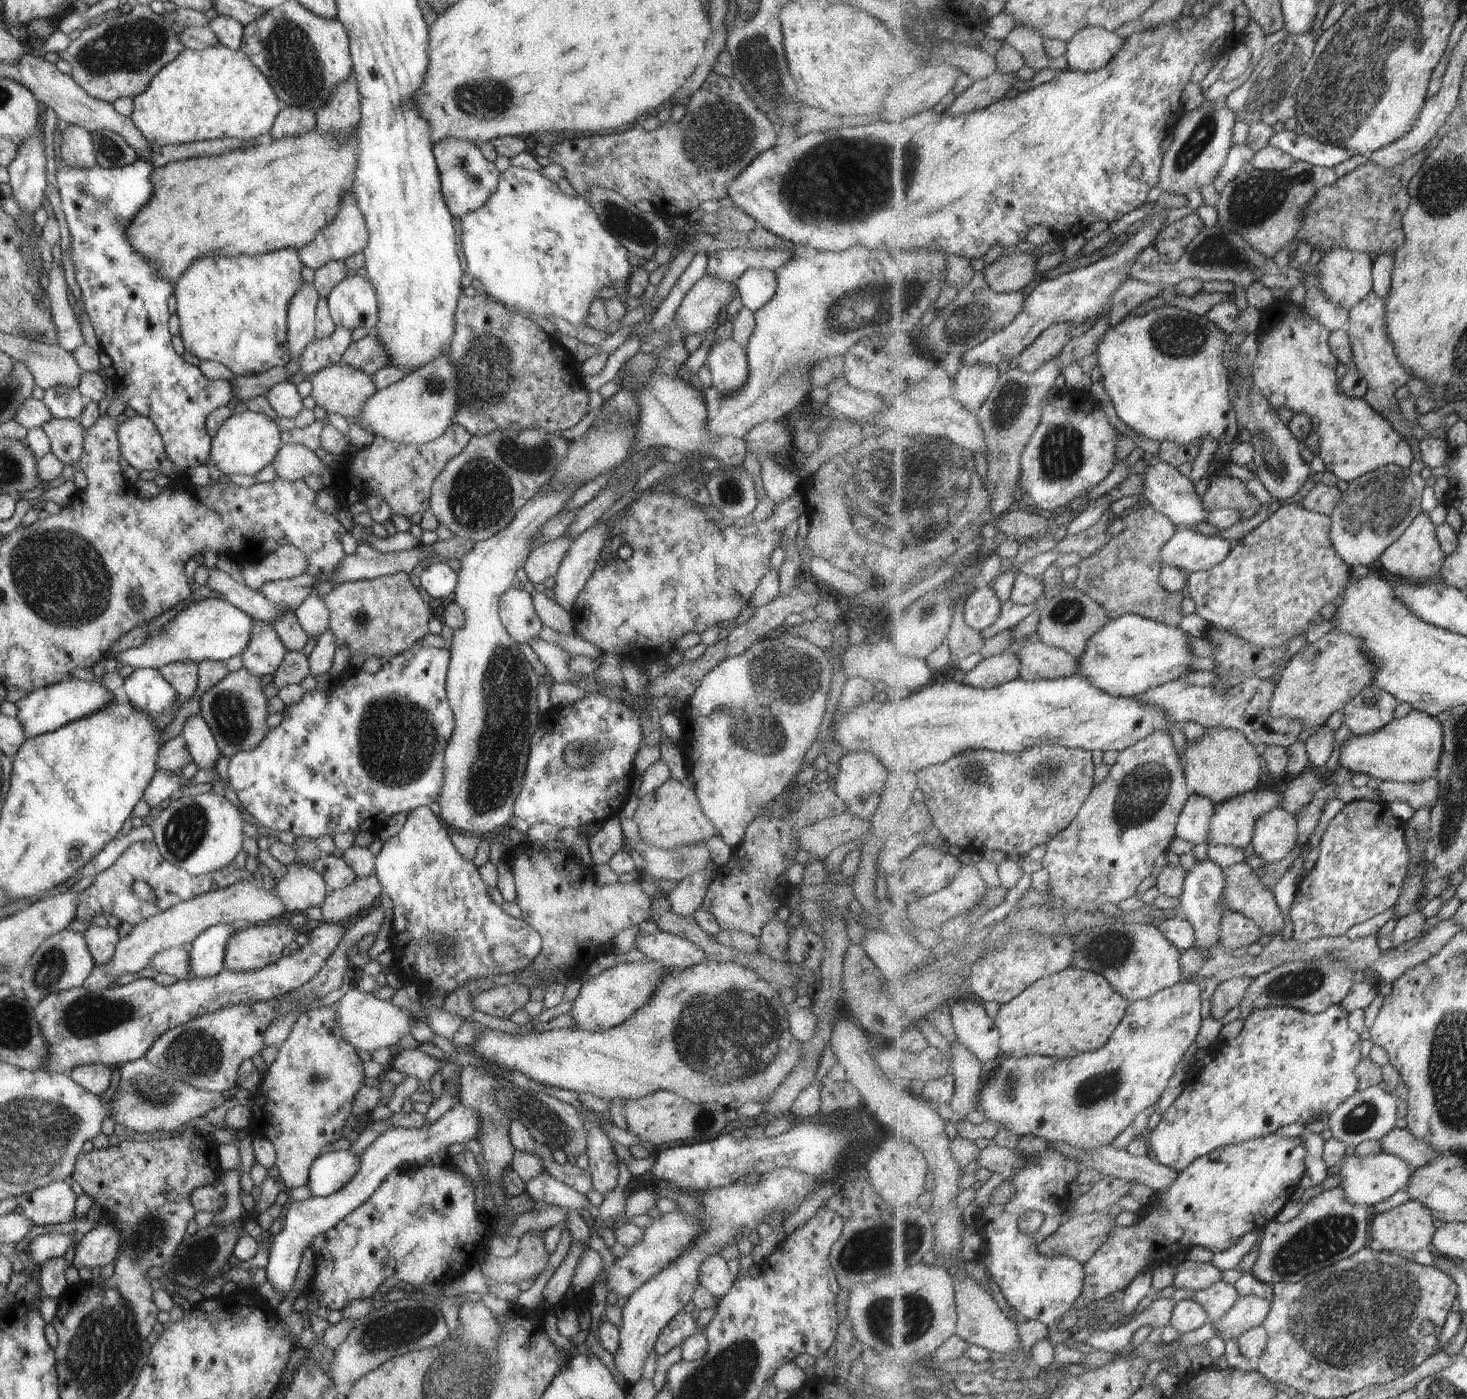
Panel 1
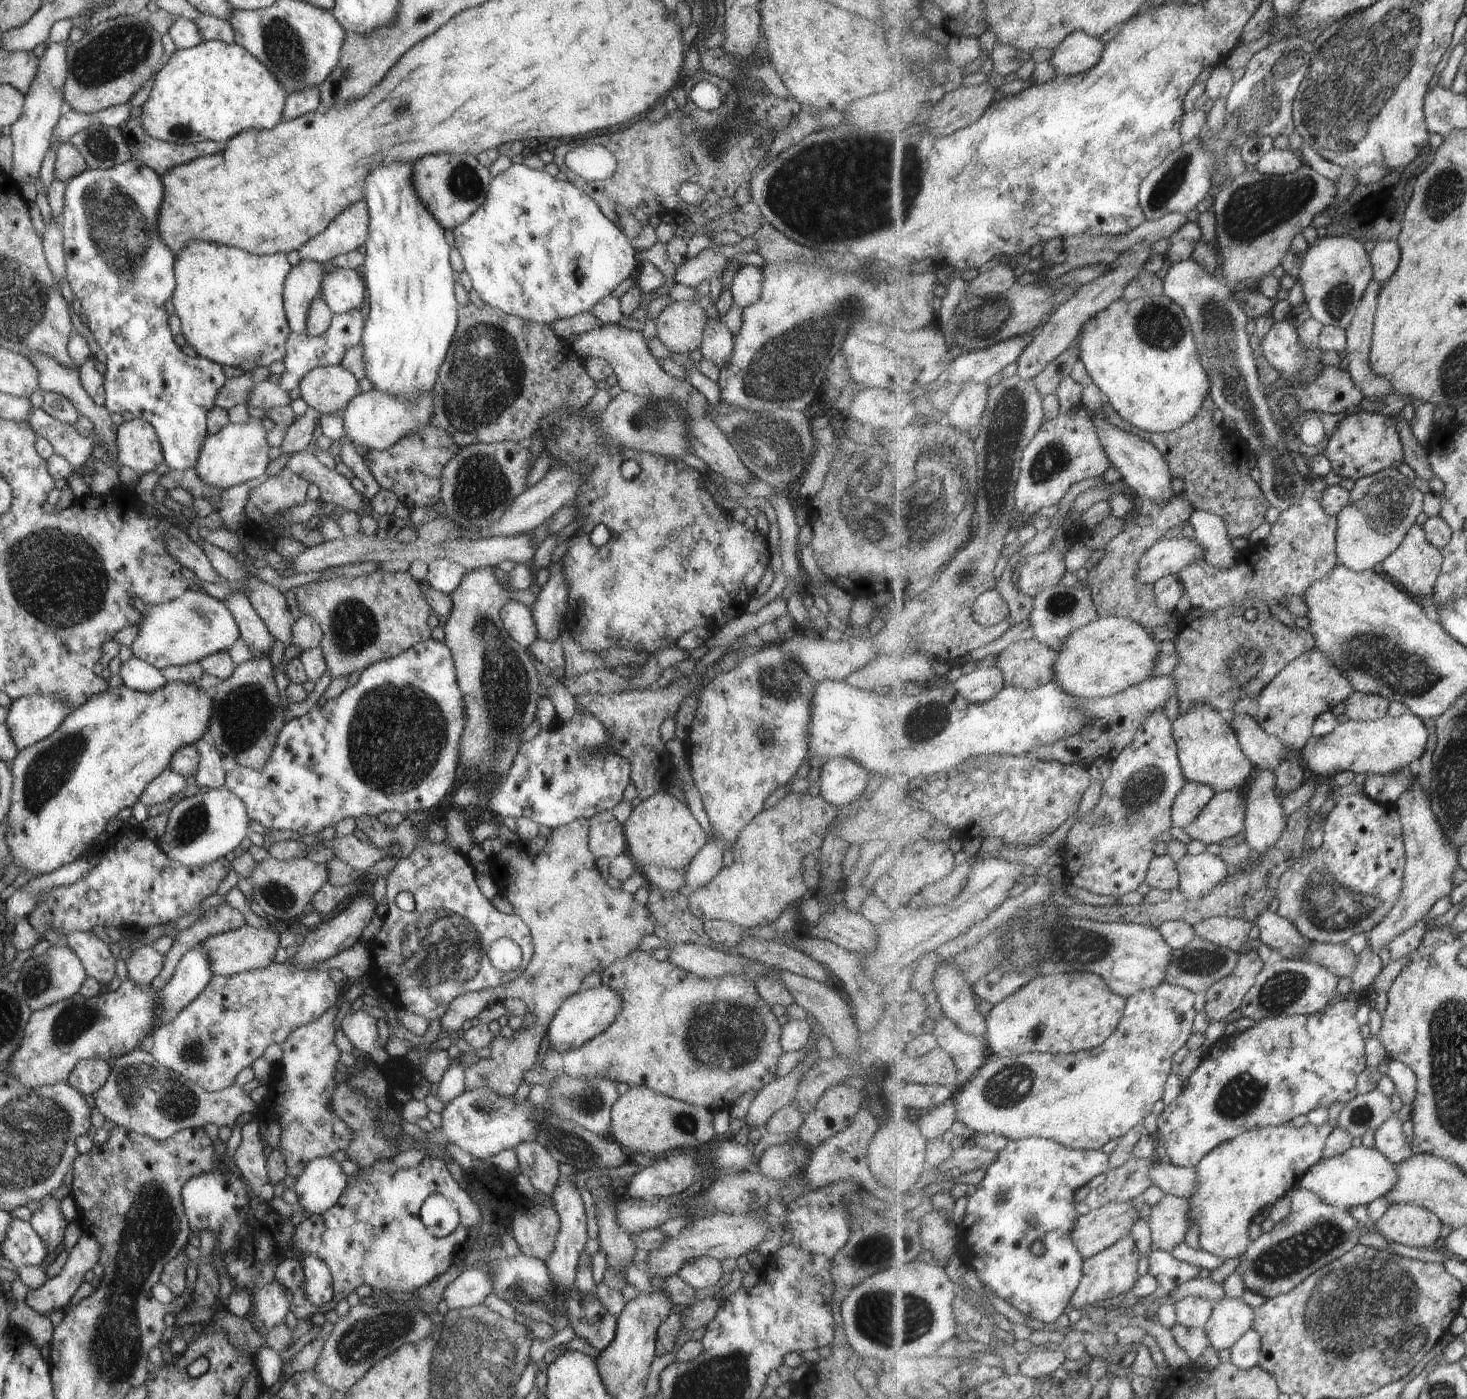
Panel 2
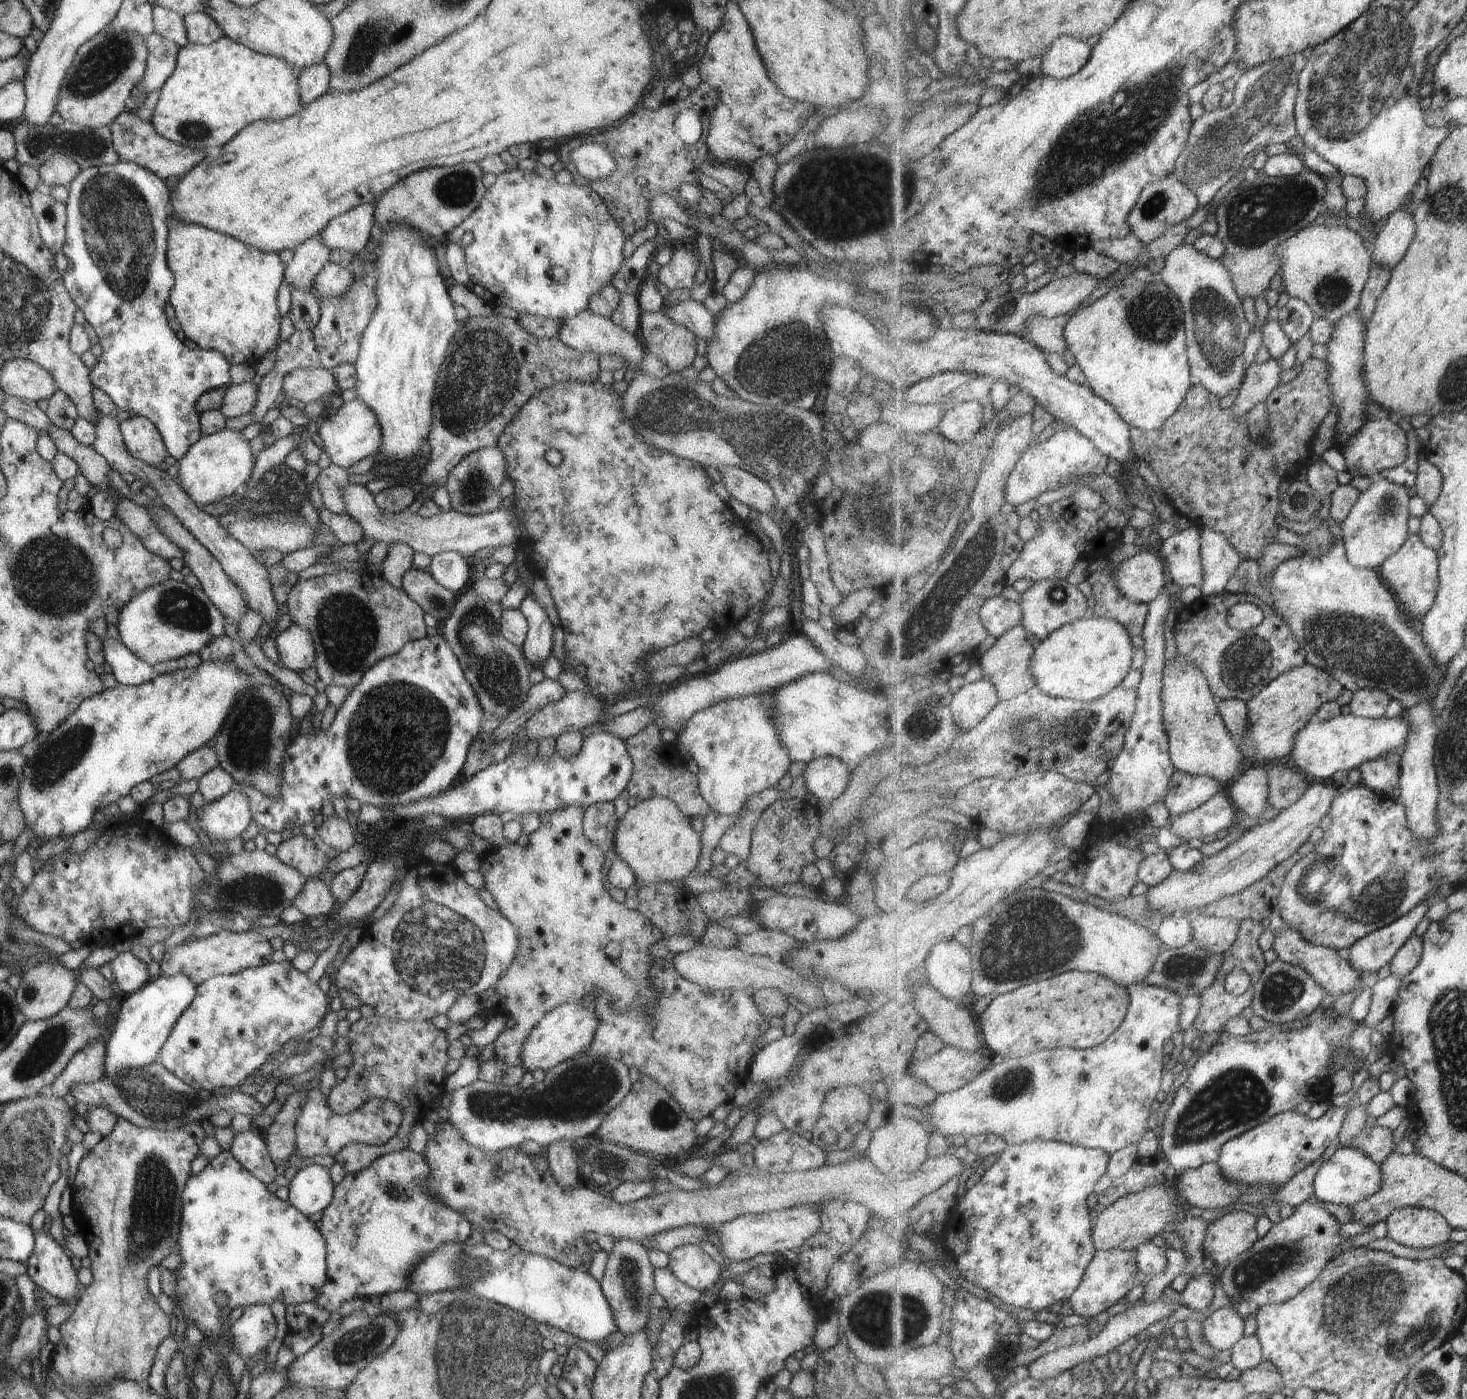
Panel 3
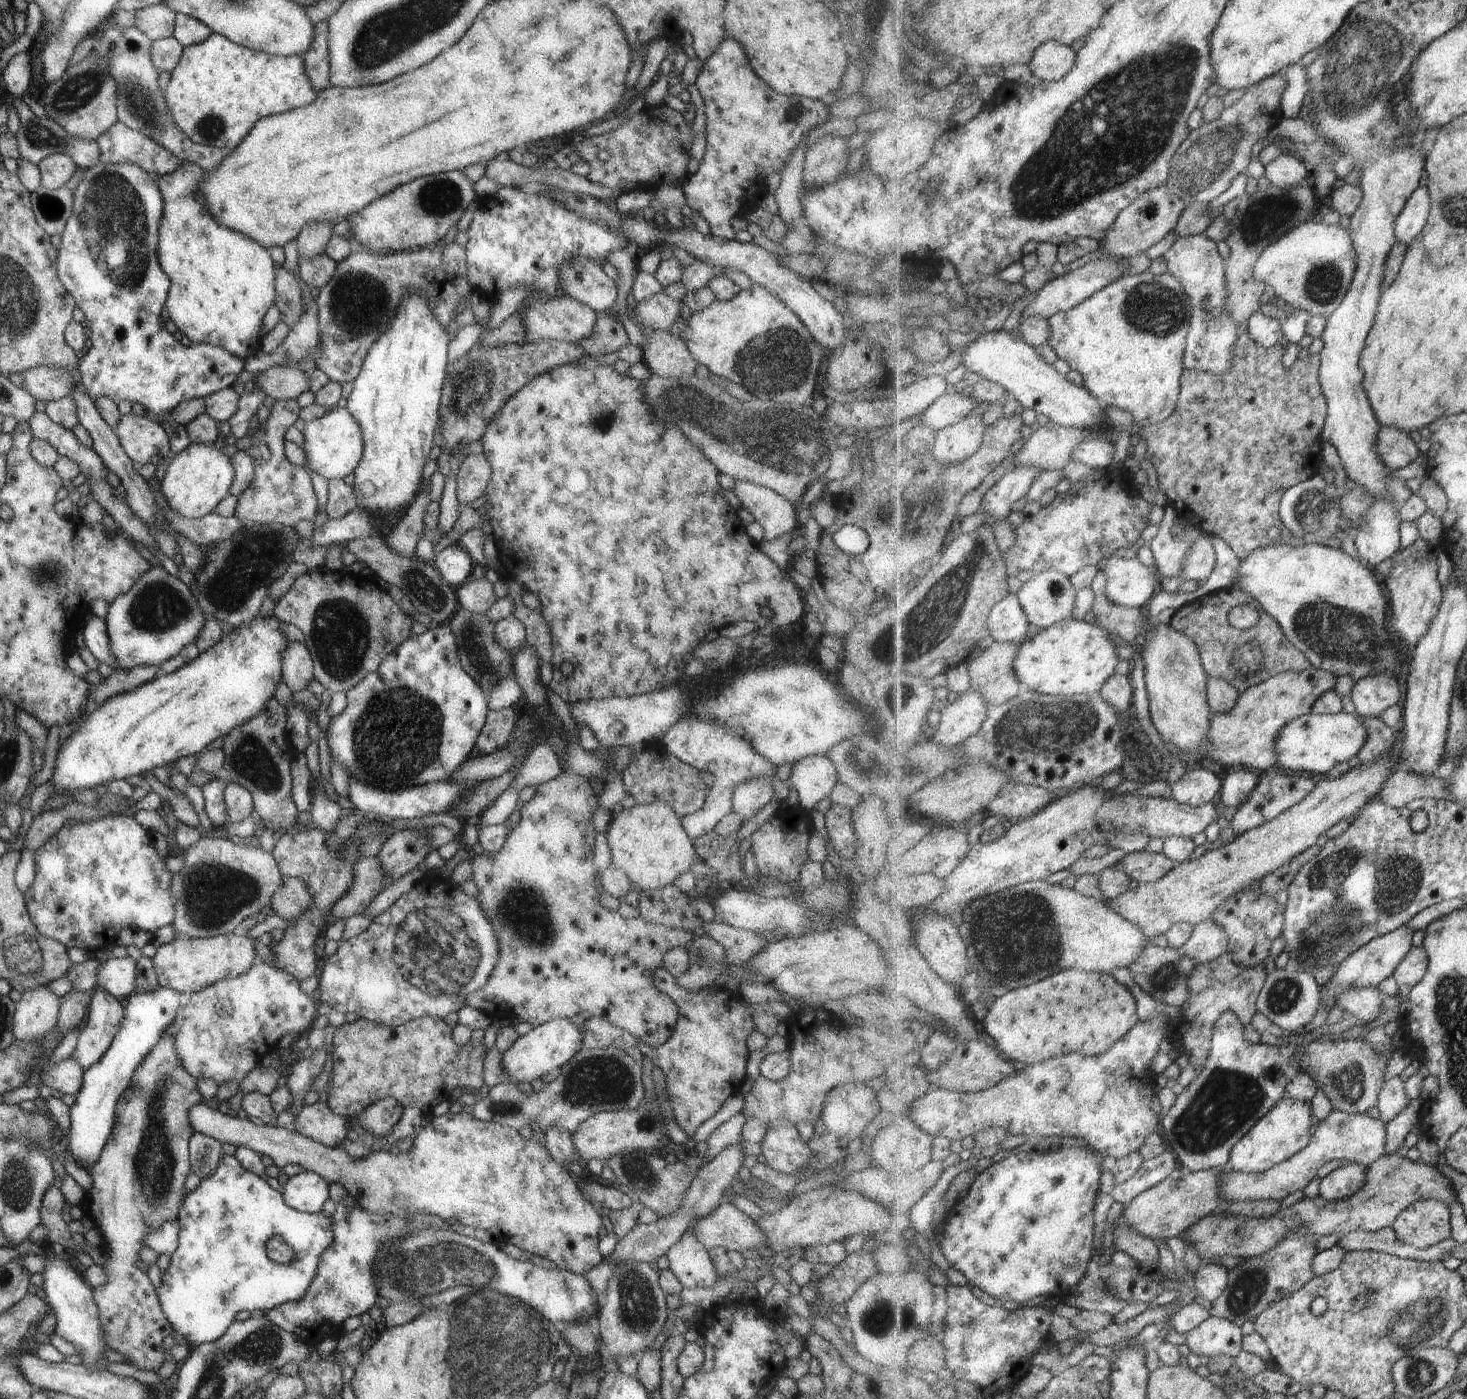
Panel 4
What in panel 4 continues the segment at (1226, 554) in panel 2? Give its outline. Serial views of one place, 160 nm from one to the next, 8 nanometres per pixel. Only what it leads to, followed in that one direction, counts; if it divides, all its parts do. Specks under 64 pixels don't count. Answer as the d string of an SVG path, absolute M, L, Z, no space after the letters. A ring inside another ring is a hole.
M1199 530L1194 547L1186 556L1186 570L1181 580L1195 580L1198 584L1209 580L1217 564L1215 539L1208 533Z

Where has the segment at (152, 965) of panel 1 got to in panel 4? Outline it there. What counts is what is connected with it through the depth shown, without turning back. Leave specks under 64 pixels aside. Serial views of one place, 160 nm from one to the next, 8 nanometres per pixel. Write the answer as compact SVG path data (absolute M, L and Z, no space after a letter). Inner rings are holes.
M105 957L99 962L95 984L99 989L123 1001L134 990L135 961L130 957Z

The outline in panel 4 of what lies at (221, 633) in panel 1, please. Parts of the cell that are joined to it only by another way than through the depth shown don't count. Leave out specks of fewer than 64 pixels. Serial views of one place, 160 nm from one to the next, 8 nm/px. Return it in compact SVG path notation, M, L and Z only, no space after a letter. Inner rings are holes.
M150 565L127 592L116 596L107 606L105 623L109 648L121 669L130 670L141 665L155 666L170 659L184 644L193 642L207 619L213 618L200 611L195 597L180 579L169 575L163 567Z

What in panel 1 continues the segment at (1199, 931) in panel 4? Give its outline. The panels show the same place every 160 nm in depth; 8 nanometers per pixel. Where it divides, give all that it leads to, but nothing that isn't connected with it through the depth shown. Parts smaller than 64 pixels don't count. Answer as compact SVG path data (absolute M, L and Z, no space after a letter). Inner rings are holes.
M1226 910L1222 914L1220 941L1229 949L1249 946L1257 942L1264 932L1248 916L1237 911Z

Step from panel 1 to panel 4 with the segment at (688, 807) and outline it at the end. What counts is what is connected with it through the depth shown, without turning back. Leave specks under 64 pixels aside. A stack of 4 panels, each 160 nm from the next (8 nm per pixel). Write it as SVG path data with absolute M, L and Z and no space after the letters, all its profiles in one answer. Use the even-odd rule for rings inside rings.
M664 802L637 803L622 809L613 814L605 832L611 867L623 871L631 887L637 891L668 885L691 866L694 857L692 839L681 828L676 814Z

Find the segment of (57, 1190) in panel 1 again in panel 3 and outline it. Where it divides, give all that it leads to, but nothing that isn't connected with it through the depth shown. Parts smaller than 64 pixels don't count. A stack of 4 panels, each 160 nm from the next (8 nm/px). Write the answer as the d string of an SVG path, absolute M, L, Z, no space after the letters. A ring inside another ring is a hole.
M42 1228L34 1231L34 1247L25 1262L26 1274L34 1282L35 1287L42 1288L57 1298L60 1304L73 1307L78 1301L77 1292L79 1292L80 1283L75 1276L77 1270L71 1265L73 1259L69 1259L69 1256L63 1252L63 1248L59 1246L60 1243L53 1239L48 1231L44 1232Z

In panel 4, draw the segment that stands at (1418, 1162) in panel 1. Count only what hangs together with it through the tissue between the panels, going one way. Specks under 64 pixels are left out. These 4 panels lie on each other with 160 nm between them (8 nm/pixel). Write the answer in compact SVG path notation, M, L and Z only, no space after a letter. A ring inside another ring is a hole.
M1331 1110L1329 1115L1320 1121L1317 1129L1313 1135L1313 1140L1297 1155L1293 1155L1289 1160L1270 1168L1268 1171L1262 1173L1244 1173L1241 1171L1233 1171L1231 1169L1222 1170L1220 1177L1222 1178L1222 1200L1278 1200L1281 1201L1285 1196L1307 1188L1307 1184L1318 1176L1318 1172L1331 1161L1352 1161L1367 1168L1373 1164L1379 1157L1385 1155L1385 1123L1379 1119L1373 1119L1366 1114L1349 1114L1343 1110Z

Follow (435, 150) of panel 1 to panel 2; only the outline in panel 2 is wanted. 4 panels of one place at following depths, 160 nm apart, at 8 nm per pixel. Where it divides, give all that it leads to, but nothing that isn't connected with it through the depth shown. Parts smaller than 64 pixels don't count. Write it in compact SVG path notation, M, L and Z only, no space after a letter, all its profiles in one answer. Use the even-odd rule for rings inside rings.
M441 153L425 155L412 164L412 187L418 199L443 230L460 225L483 204L492 178L475 155Z

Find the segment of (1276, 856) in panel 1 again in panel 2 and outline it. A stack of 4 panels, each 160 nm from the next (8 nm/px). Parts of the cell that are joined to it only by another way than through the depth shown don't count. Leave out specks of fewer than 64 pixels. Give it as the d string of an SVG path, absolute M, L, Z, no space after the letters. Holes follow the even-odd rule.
M1267 769L1257 770L1244 789L1246 796L1246 831L1244 832L1245 840L1249 843L1251 850L1256 850L1261 854L1275 848L1278 840L1282 838L1283 831L1289 820L1283 812L1281 800L1277 796L1276 776L1274 771Z

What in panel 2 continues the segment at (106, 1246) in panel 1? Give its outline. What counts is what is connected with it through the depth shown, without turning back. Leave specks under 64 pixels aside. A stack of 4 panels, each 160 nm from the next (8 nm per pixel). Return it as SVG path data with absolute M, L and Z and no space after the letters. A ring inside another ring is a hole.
M82 1230L77 1242L69 1249L60 1272L41 1286L26 1292L24 1303L41 1316L47 1317L54 1310L61 1310L79 1288L79 1284L84 1282L85 1272L98 1262L98 1242L85 1230Z

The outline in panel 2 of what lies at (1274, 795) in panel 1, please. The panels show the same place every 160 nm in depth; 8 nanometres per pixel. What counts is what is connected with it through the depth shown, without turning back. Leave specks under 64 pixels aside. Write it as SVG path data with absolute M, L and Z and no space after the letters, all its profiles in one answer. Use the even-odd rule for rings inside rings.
M1240 789L1216 793L1198 820L1186 828L1191 839L1219 844L1246 831L1246 796Z

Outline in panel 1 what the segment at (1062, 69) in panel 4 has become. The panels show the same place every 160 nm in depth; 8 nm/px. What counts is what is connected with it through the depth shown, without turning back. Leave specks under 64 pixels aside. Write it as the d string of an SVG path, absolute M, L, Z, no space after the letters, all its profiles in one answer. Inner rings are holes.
M1089 25L1067 44L1067 68L1090 73L1106 67L1125 47L1126 40L1113 31Z

